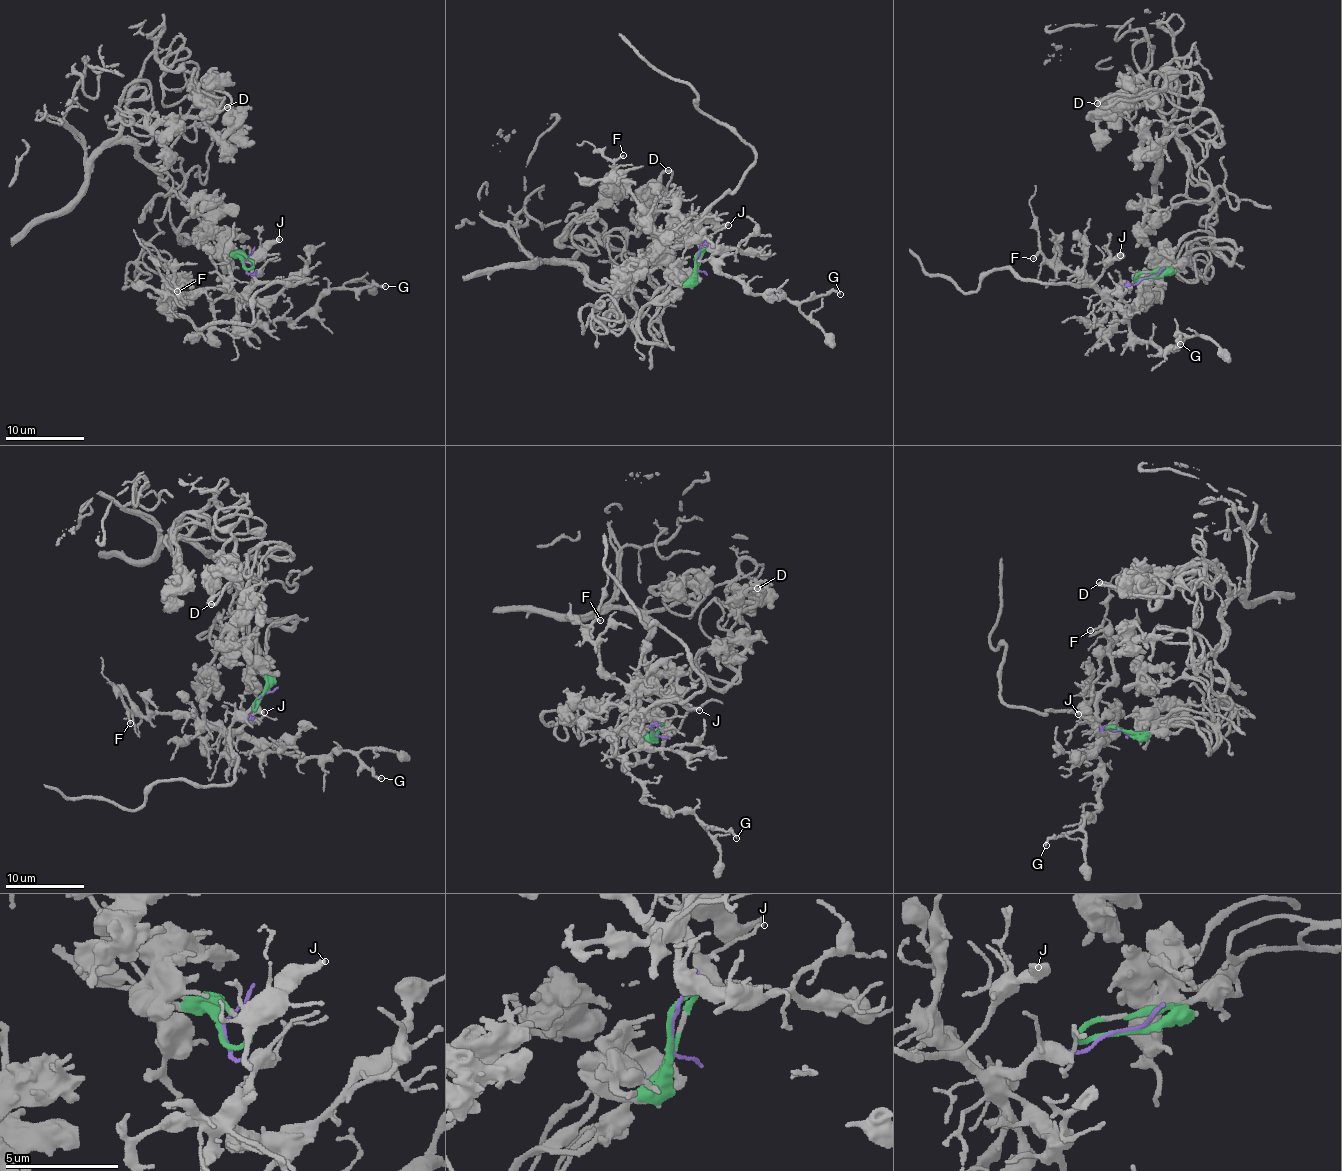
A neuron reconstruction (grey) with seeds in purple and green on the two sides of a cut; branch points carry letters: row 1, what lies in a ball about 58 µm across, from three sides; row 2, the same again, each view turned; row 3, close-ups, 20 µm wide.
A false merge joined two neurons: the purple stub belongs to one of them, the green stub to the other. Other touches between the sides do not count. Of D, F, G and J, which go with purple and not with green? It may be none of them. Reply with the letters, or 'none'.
F, G, J

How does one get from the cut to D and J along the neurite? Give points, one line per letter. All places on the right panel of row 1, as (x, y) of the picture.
D: (1148, 277), (1212, 240), (1216, 203), (1191, 175), (1210, 137), (1191, 124), (1199, 98), (1187, 73), (1098, 103)
J: (1148, 278), (1137, 284), (1101, 291), (1093, 284), (1120, 254)

